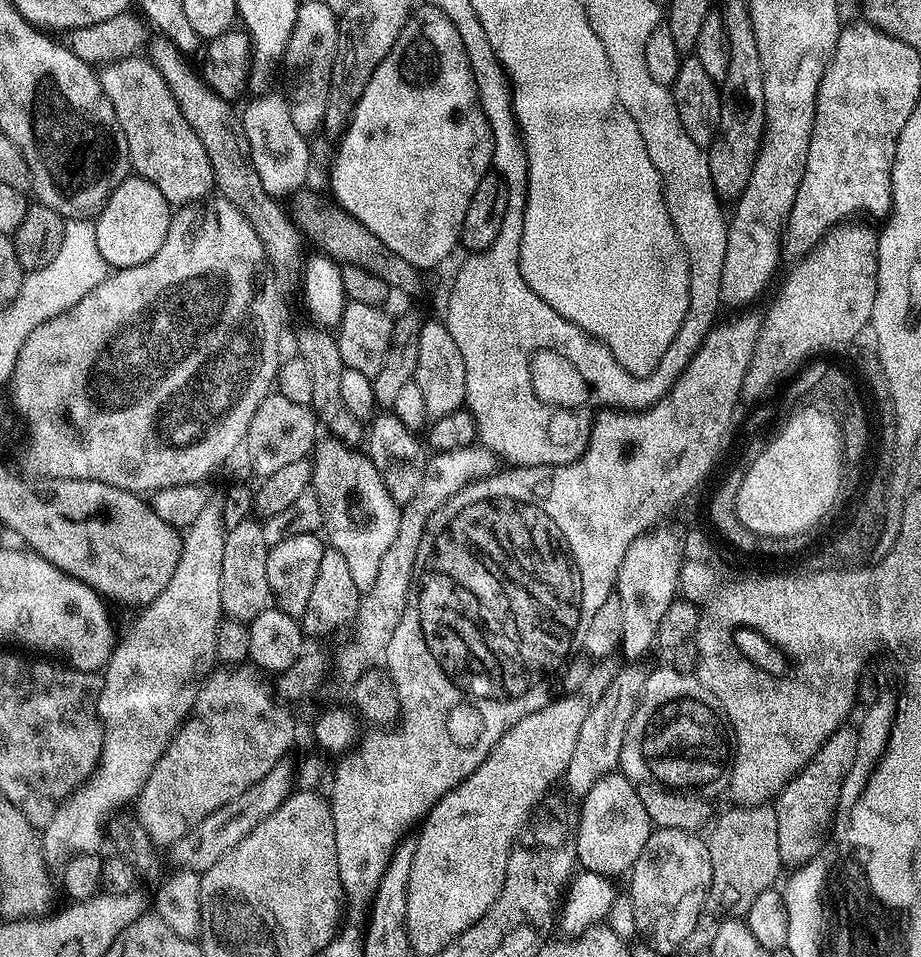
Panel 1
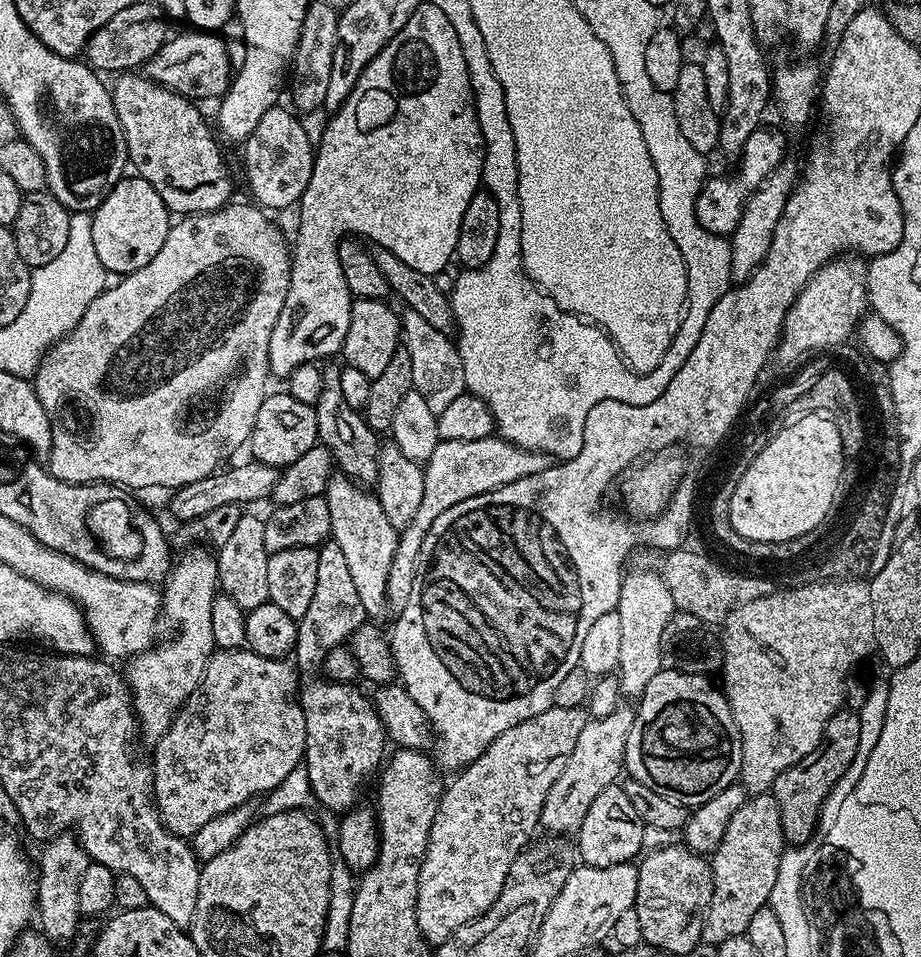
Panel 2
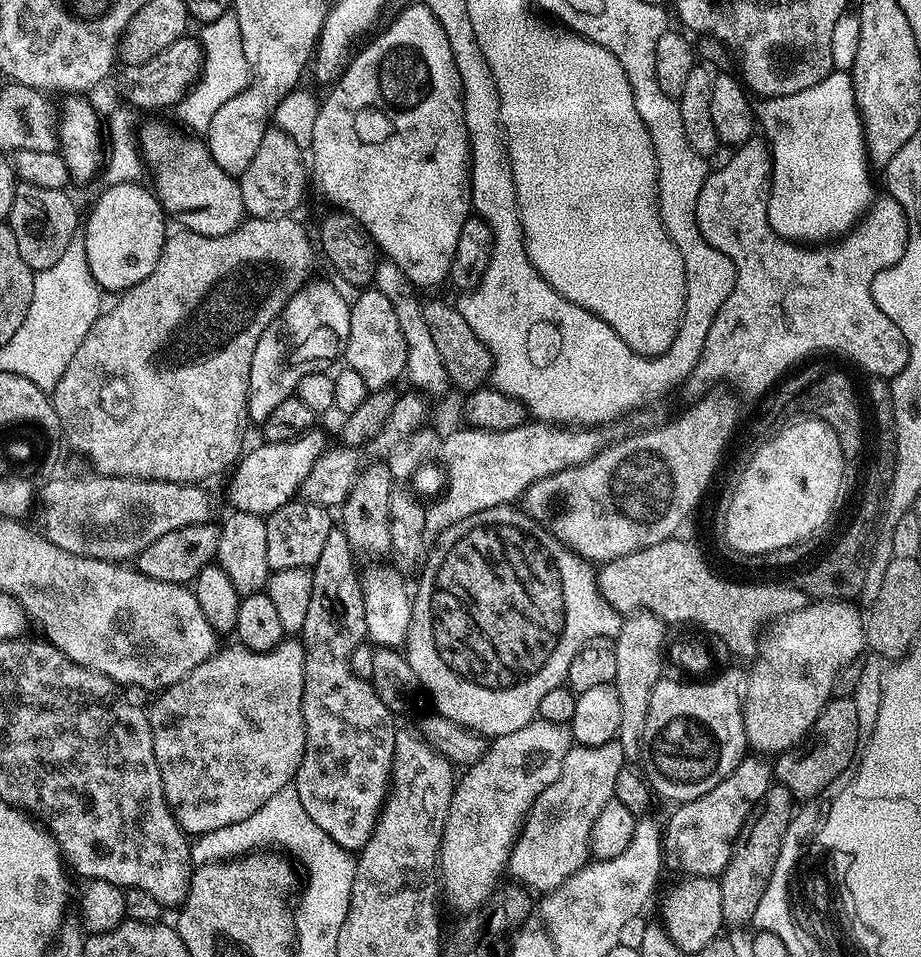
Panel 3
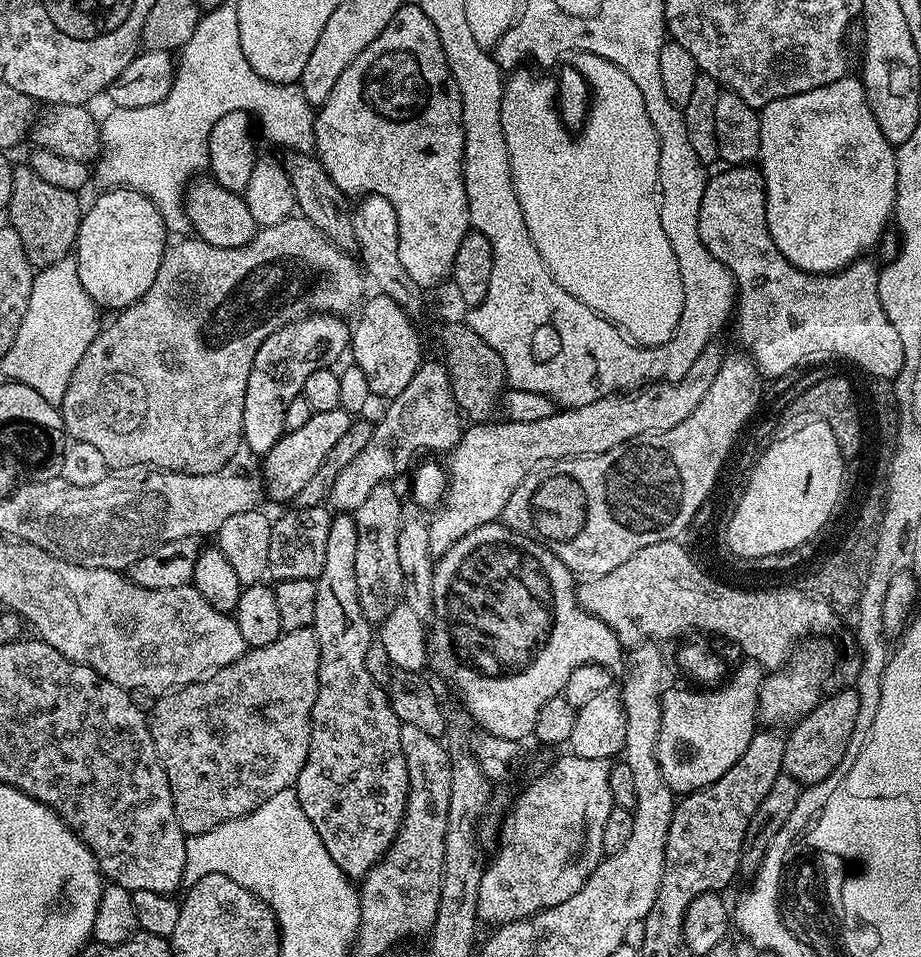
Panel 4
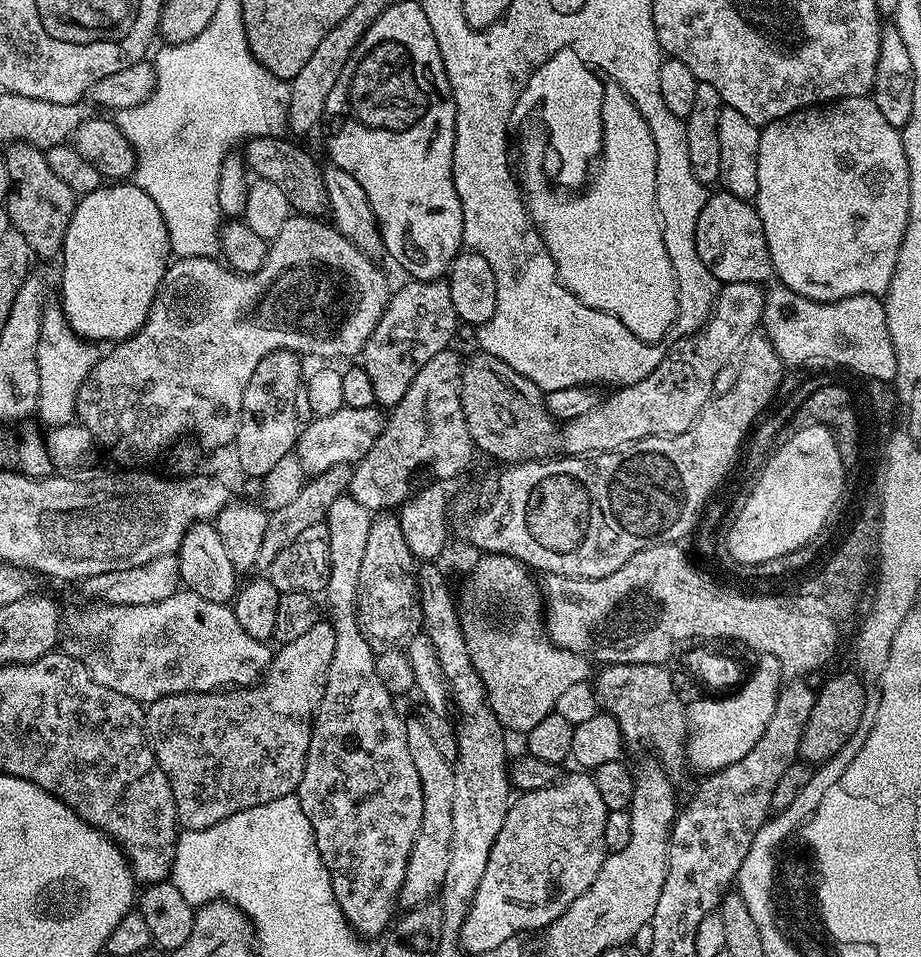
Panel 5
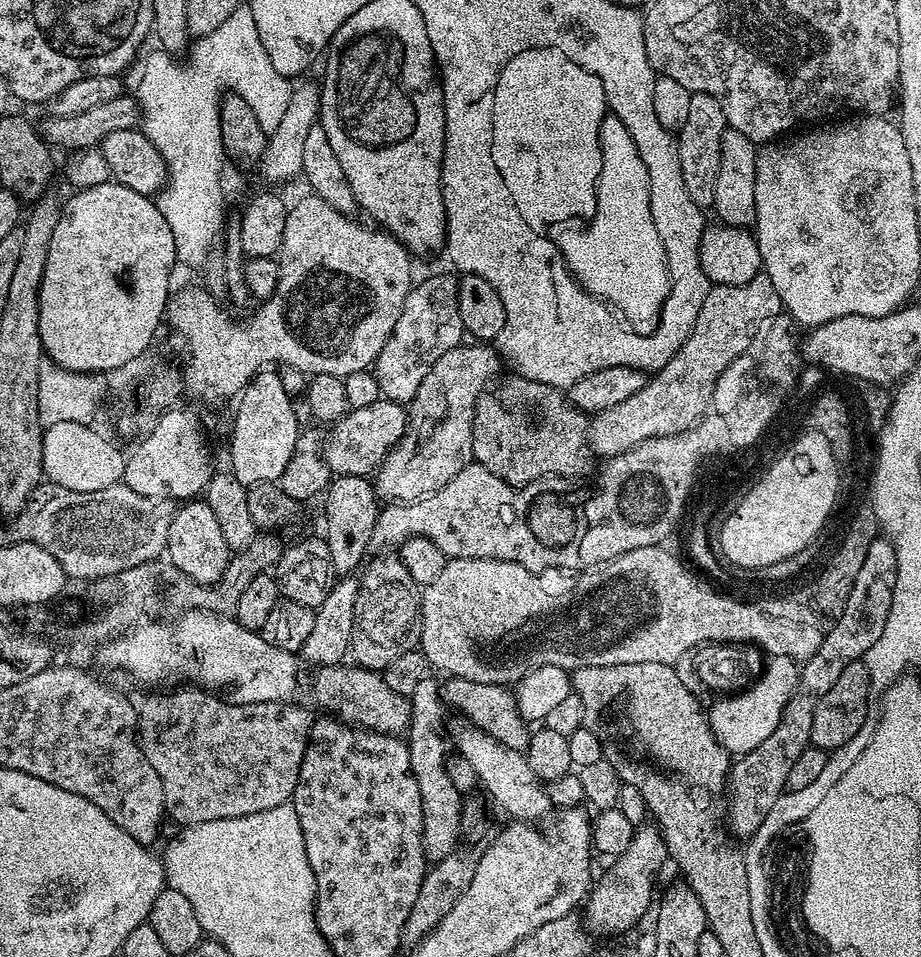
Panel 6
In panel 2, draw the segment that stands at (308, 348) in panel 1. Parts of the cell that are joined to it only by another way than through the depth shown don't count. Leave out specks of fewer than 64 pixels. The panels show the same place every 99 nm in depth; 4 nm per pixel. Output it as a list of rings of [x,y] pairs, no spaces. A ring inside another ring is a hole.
[[[330,366],[324,368],[322,378],[322,394],[318,394],[316,421],[318,422],[318,440],[329,452],[335,467],[349,480],[355,480],[361,486],[375,485],[378,478],[378,458],[380,457],[381,437],[357,409],[346,402],[342,394],[340,368]]]

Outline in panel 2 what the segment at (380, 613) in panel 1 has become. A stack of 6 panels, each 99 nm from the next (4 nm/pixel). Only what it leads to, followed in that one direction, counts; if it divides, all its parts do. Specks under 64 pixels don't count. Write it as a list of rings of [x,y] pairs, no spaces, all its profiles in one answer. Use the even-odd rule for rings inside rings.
[[[495,435],[478,438],[478,442],[440,440],[423,465],[422,503],[418,505],[410,526],[399,529],[398,532],[398,546],[394,550],[394,562],[390,562],[390,576],[386,578],[388,608],[393,613],[399,614],[406,606],[406,598],[410,598],[410,590],[414,586],[422,542],[426,542],[426,534],[430,526],[434,526],[434,518],[438,518],[438,514],[450,510],[450,506],[458,506],[458,502],[466,502],[466,498],[486,494],[518,478],[538,474],[543,468],[549,467],[549,464],[549,457],[544,453],[531,452],[528,448],[517,448],[510,441],[501,440]]]

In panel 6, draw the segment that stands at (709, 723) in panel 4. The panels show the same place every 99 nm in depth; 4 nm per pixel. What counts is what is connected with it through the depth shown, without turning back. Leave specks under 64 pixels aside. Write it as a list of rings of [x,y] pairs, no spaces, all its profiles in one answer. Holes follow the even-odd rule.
[[[772,656],[769,661],[769,664],[767,661],[766,667],[747,688],[735,694],[725,695],[723,698],[713,699],[707,709],[708,721],[714,730],[717,742],[733,757],[745,756],[747,752],[754,750],[754,746],[762,746],[762,741],[778,727],[778,722],[786,710],[786,704],[790,702],[790,696],[794,694],[800,681],[801,665],[797,661],[791,660],[788,656]]]

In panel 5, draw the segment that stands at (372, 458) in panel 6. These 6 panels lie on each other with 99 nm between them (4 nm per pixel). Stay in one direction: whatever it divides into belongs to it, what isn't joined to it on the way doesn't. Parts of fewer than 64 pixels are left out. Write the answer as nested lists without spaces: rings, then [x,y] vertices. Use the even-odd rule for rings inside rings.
[[[379,407],[346,408],[335,414],[317,416],[299,429],[294,454],[309,477],[322,474],[339,464],[355,465],[384,433],[385,413]]]

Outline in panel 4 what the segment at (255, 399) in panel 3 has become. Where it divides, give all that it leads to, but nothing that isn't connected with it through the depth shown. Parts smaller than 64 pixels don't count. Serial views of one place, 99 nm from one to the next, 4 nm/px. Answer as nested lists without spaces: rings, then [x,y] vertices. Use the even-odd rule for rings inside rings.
[[[313,314],[295,325],[297,333],[281,330],[268,336],[266,342],[258,346],[254,366],[250,366],[250,378],[246,382],[242,414],[242,444],[245,449],[257,452],[257,457],[263,458],[278,443],[285,433],[286,406],[290,406],[292,399],[303,393],[306,378],[310,378],[316,368],[335,365],[335,360],[343,352],[345,355],[350,332],[346,324],[344,328],[344,323],[343,319],[331,314]],[[300,340],[304,343],[304,349],[300,349]]]

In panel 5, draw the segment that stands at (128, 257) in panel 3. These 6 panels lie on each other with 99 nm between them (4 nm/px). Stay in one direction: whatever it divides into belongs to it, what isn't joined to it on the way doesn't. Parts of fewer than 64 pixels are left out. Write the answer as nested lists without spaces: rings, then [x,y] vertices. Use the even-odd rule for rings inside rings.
[[[112,182],[79,197],[66,230],[60,263],[60,300],[68,325],[89,342],[128,340],[146,322],[170,263],[167,228],[148,194],[132,182]]]

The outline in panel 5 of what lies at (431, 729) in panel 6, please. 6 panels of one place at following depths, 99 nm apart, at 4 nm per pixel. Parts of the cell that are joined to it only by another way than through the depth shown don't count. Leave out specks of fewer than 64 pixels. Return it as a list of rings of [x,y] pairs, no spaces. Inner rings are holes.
[[[419,718],[407,721],[406,742],[410,746],[414,770],[418,770],[418,778],[422,782],[422,826],[418,830],[418,838],[414,838],[410,858],[406,862],[406,876],[400,887],[398,904],[404,910],[429,903],[444,885],[446,869],[450,863],[450,834],[454,827],[452,764],[448,763],[446,758],[442,758],[441,752],[437,751],[429,737],[429,731]]]

